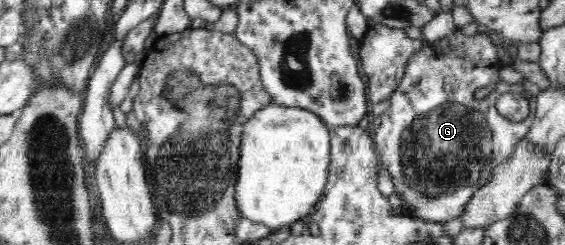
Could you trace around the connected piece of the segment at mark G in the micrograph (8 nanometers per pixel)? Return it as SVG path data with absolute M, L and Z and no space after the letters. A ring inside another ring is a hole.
M456 28L439 40L424 41L423 48L409 60L403 78L399 80L401 92L392 92L389 107L377 118L372 118L370 133L380 166L389 172L395 185L394 192L403 204L410 206L411 214L417 218L446 223L460 217L465 206L471 202L473 194L489 183L495 168L509 158L517 144L531 130L535 120L536 96L526 91L523 85L501 81L498 78L501 66L497 47L488 34L479 32L468 36L461 33L460 28ZM445 84L449 84L449 92L441 92ZM486 86L493 88L489 95L484 99L474 99L475 90ZM505 92L521 94L529 101L530 114L523 122L511 122L497 111L495 104ZM423 100L431 100L431 104L423 106ZM443 102L447 104L447 108L433 108Z

